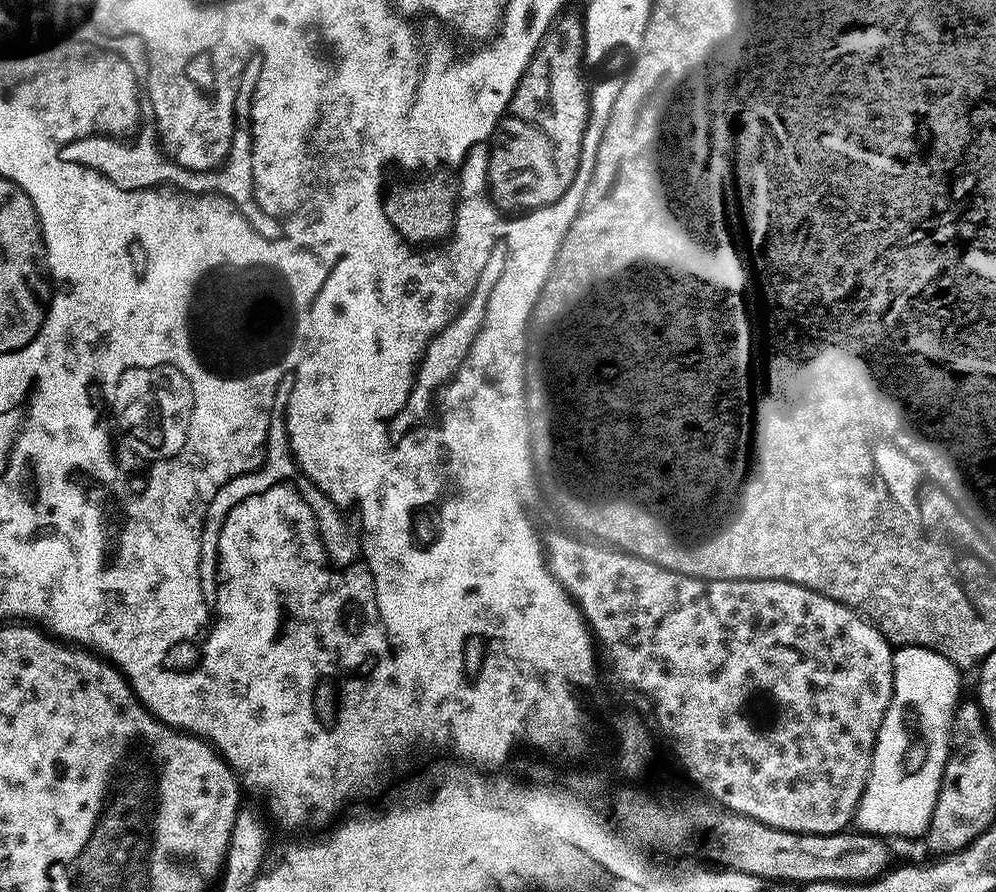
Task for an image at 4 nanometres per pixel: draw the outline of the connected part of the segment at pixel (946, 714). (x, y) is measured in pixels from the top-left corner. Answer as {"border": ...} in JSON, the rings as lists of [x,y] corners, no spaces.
{"border":[[[897,647],[892,654],[894,690],[890,706],[880,723],[876,735],[876,745],[872,755],[872,765],[862,798],[856,807],[855,827],[869,836],[893,838],[892,836],[920,836],[928,830],[928,823],[934,814],[934,806],[940,789],[942,770],[946,766],[948,745],[952,731],[952,715],[961,699],[961,669],[945,656],[929,648]]]}

